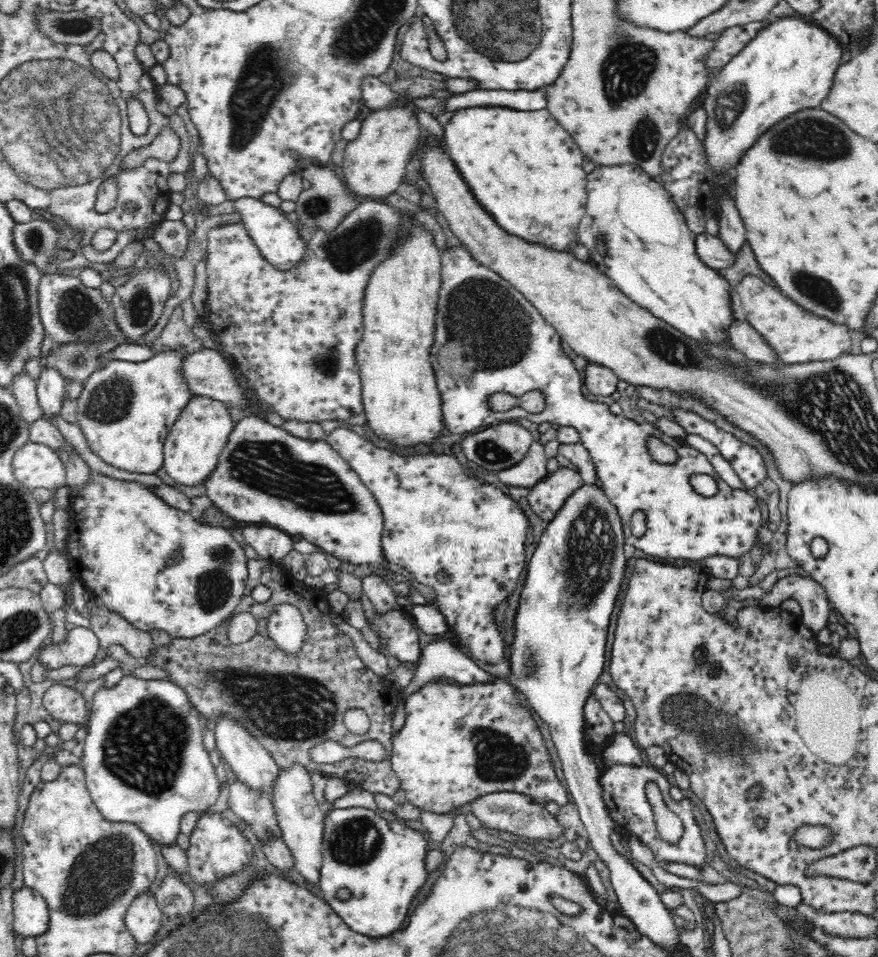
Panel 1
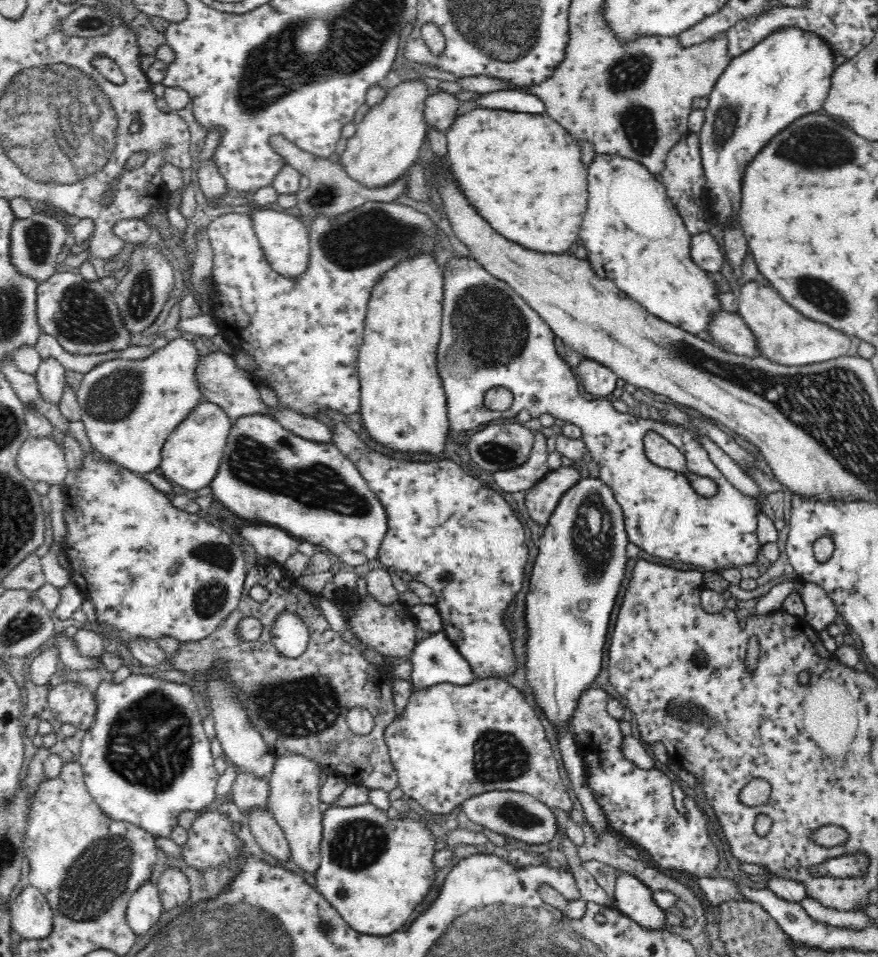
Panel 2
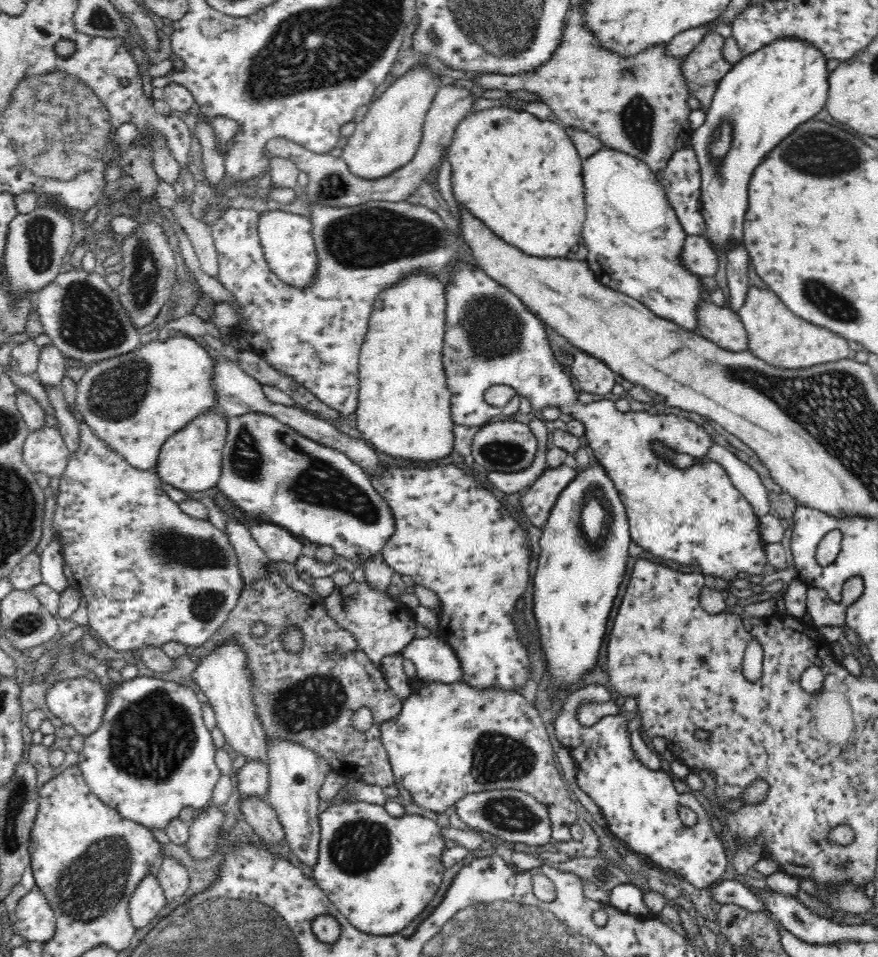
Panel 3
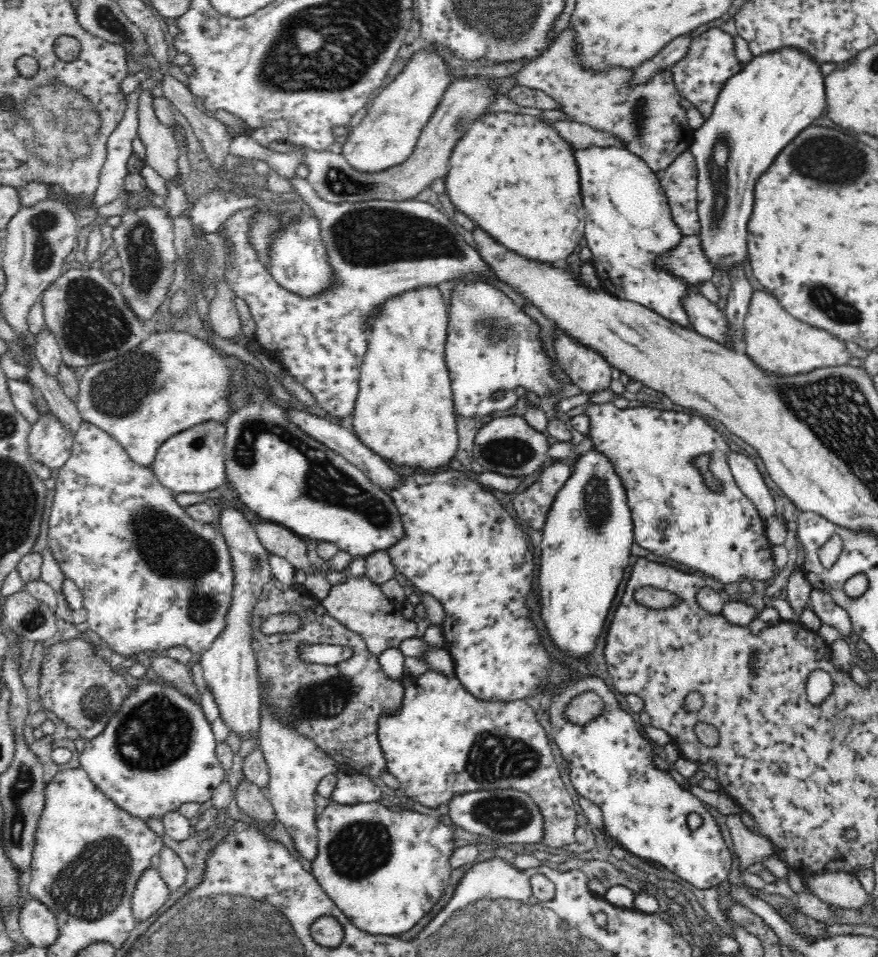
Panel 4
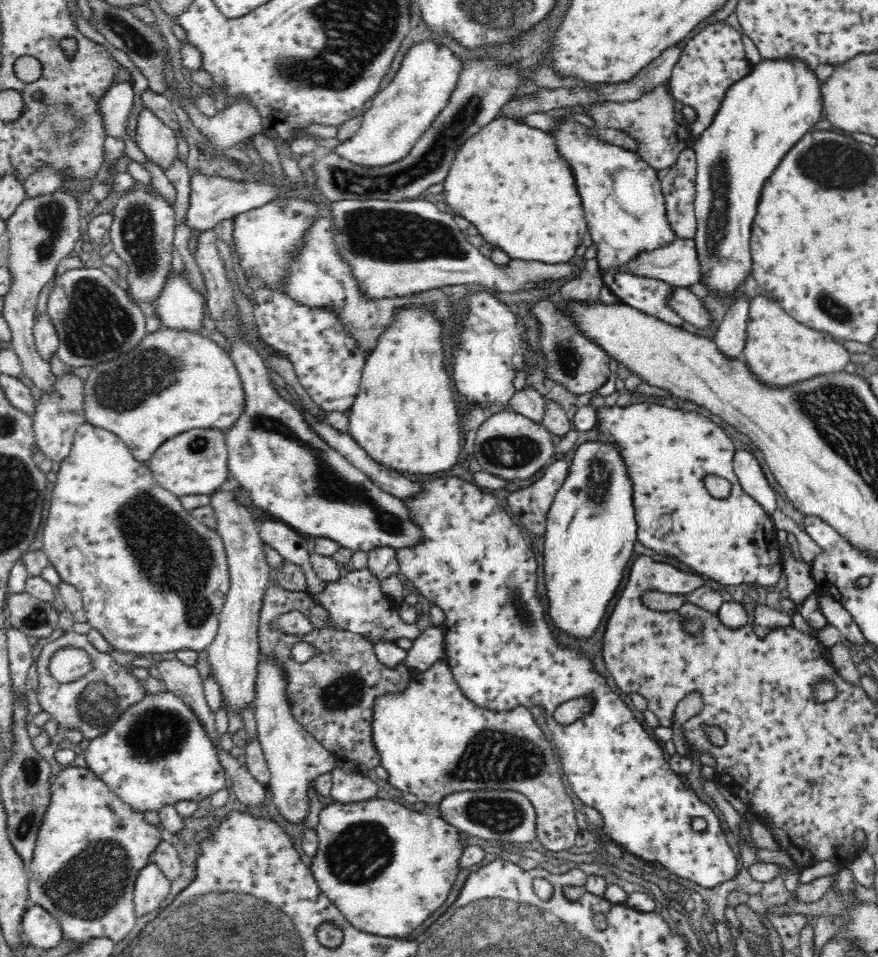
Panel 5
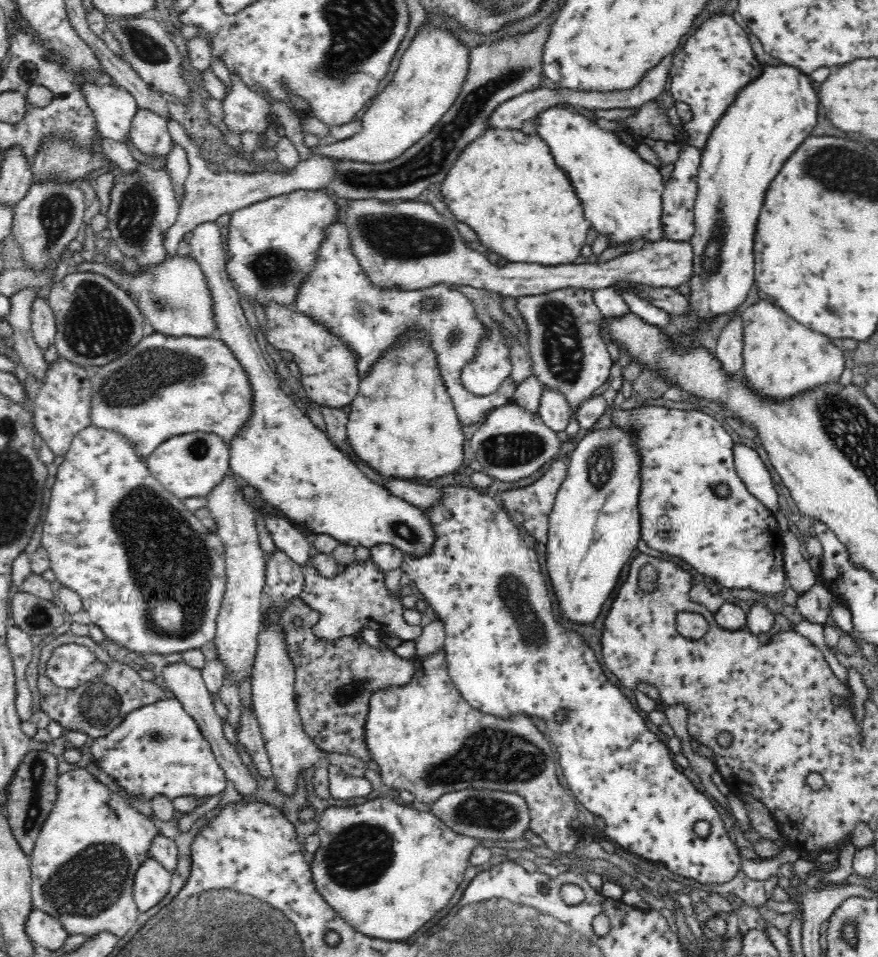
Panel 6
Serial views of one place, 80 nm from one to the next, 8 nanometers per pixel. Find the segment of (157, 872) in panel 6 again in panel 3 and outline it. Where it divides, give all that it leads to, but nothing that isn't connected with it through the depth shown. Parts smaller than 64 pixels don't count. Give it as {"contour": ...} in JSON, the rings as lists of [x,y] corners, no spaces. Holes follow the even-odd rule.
{"contour":[[[148,874],[135,888],[129,902],[129,916],[136,928],[149,925],[168,902],[159,879]]]}

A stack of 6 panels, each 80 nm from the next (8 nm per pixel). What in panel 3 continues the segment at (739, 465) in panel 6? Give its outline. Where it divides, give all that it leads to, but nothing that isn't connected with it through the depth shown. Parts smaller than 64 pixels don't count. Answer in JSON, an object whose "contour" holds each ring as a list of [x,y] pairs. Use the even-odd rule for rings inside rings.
{"contour":[[[723,446],[710,448],[710,452],[708,451],[705,456],[710,456],[710,460],[718,460],[718,463],[728,471],[732,484],[751,503],[754,513],[759,518],[768,515],[771,502],[769,492],[762,484],[758,472],[750,464],[746,464],[738,455]]]}

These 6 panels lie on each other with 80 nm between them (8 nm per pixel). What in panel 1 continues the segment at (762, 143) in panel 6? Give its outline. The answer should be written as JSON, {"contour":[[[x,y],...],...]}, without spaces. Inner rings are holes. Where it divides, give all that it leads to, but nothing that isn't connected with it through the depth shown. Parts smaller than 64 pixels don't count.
{"contour":[[[787,16],[771,23],[766,31],[758,34],[750,44],[746,44],[744,50],[714,74],[706,88],[706,98],[702,105],[707,112],[706,134],[702,141],[717,199],[720,195],[735,198],[735,171],[746,152],[757,144],[758,138],[797,112],[822,105],[832,88],[832,78],[841,65],[842,54],[843,50],[833,36]]]}

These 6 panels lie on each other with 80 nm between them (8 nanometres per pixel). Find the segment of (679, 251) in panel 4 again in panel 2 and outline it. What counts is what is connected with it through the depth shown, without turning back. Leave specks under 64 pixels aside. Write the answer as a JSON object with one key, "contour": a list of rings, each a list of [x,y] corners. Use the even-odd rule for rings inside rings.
{"contour":[[[709,232],[691,235],[689,257],[700,270],[709,274],[720,272],[722,265],[726,262],[725,255]]]}

